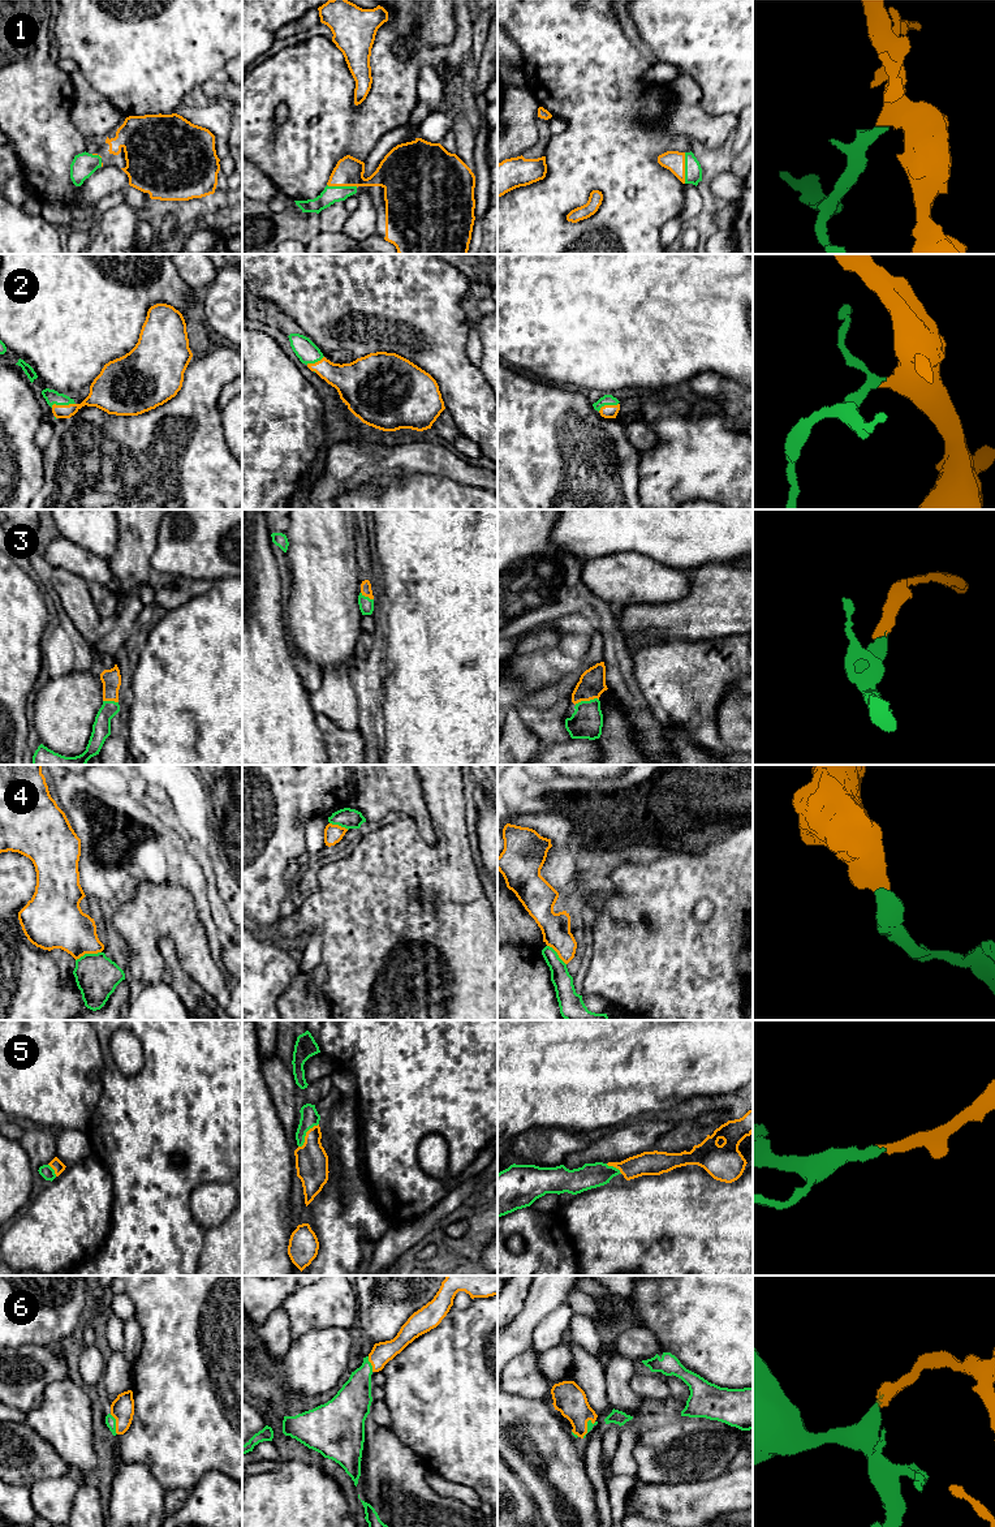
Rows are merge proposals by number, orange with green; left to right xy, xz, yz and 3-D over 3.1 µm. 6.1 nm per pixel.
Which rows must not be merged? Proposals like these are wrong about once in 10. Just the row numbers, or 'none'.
4

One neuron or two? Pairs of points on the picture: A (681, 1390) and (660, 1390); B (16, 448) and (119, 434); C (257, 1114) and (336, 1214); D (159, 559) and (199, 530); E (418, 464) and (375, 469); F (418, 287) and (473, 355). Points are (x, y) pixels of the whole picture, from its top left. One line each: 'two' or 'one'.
A: two
B: two
C: two
D: one
E: one
F: two

